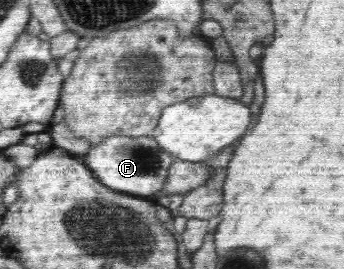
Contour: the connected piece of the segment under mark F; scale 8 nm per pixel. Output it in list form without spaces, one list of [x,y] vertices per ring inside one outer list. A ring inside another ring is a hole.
[[[107,135],[100,143],[90,146],[87,153],[81,157],[93,176],[104,183],[106,187],[124,194],[151,198],[165,184],[168,170],[176,158],[162,149],[154,136],[122,136]]]

